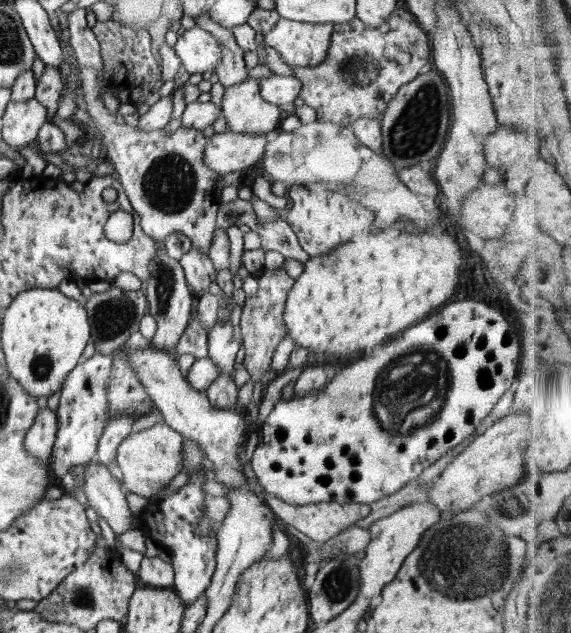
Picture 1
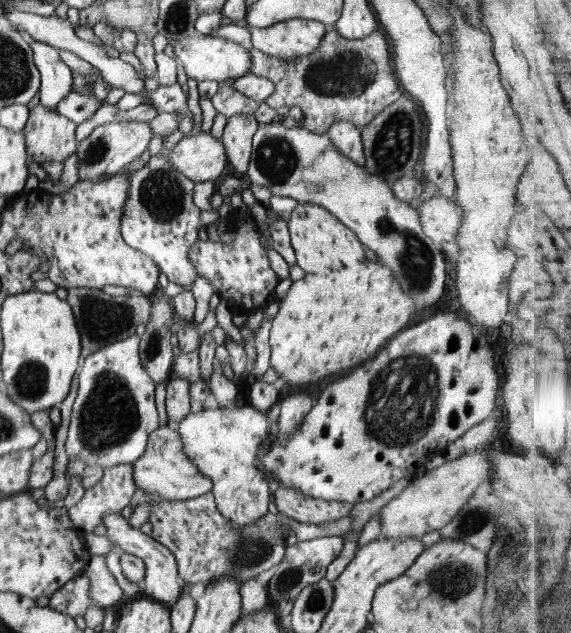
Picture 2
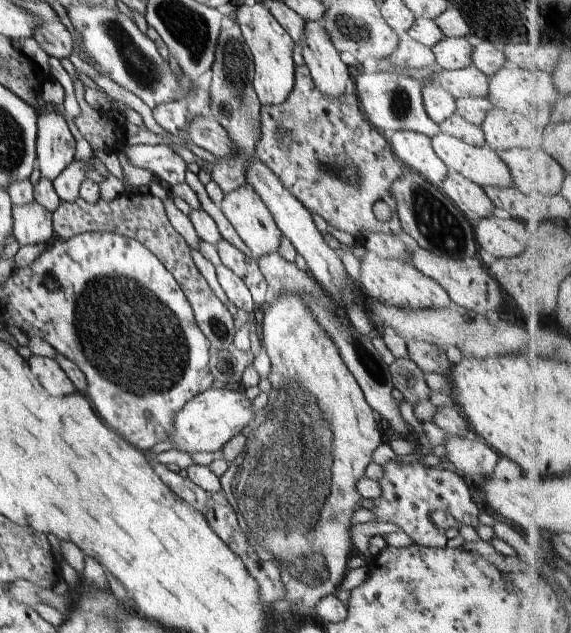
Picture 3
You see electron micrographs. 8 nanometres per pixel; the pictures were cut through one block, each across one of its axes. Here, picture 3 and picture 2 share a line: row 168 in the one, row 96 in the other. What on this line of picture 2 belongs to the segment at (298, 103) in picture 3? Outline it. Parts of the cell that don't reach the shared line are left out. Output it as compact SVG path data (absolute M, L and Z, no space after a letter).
M334 26L327 27L320 46L314 52L297 59L286 62L280 57L274 57L261 50L250 48L251 67L249 72L261 77L269 78L275 86L274 94L271 94L265 103L272 108L282 106L298 106L305 114L303 128L310 130L318 136L325 134L332 123L339 121L350 122L362 129L380 114L386 106L396 102L404 93L395 75L395 68L391 58L390 44L382 27L374 30L366 38L360 40L348 40L340 36Z

